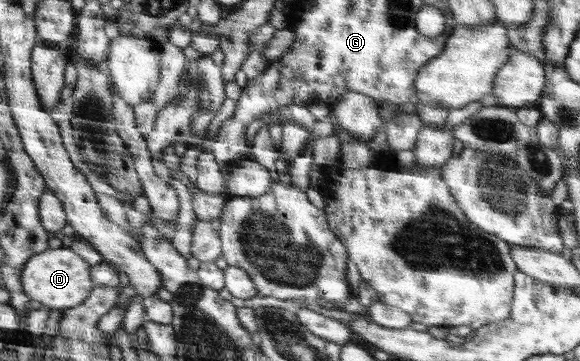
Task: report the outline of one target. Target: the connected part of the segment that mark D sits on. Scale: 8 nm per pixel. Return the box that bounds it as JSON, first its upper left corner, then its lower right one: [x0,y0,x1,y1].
[21,247,92,311]

